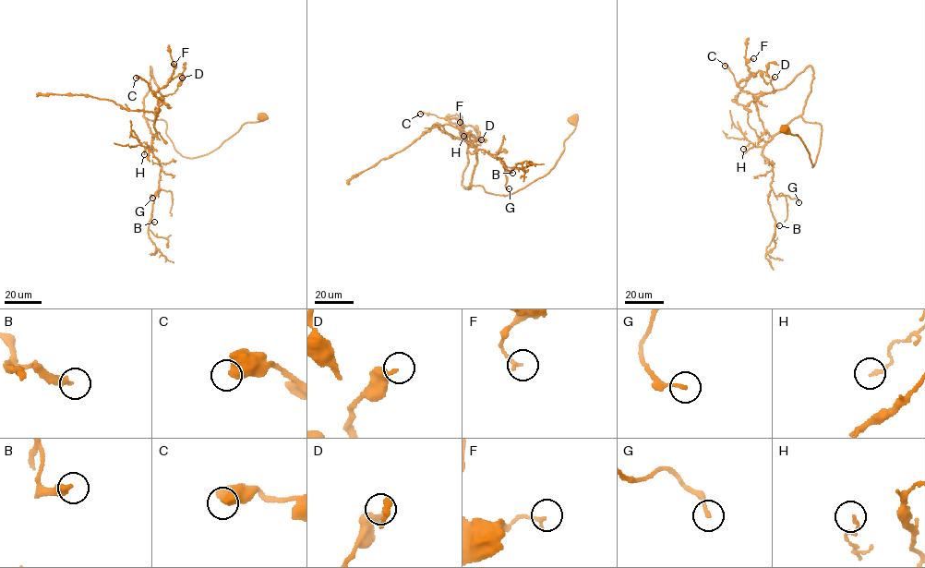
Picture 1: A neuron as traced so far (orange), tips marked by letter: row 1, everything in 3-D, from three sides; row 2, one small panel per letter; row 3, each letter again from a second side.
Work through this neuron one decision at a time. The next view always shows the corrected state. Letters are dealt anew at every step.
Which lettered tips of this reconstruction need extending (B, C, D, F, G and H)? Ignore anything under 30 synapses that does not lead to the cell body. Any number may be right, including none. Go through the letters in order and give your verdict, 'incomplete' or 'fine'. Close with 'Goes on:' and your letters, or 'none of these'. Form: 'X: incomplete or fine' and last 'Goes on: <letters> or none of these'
B: fine
C: fine
D: fine
F: fine
G: fine
H: fine
Goes on: none of these

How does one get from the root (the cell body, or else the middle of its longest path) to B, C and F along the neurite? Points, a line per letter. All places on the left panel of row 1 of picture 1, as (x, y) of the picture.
B: (263, 116), (193, 158), (175, 150), (163, 120), (144, 116), (161, 167), (154, 222)
C: (263, 116), (209, 153), (184, 157), (165, 122), (144, 116), (152, 138), (162, 99), (136, 78)
F: (263, 116), (209, 153), (184, 157), (165, 122), (144, 116), (152, 138), (162, 99), (155, 93), (174, 64)

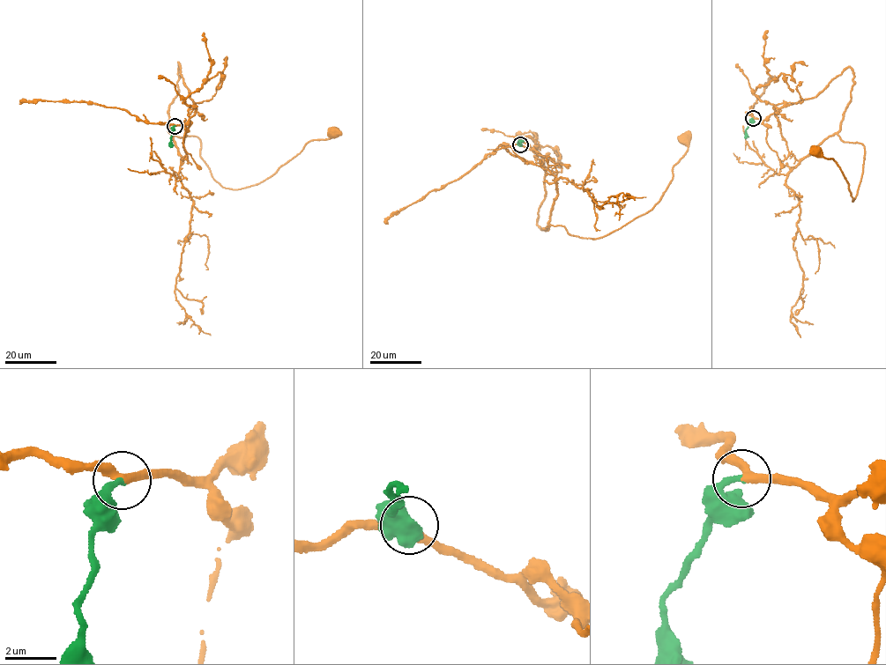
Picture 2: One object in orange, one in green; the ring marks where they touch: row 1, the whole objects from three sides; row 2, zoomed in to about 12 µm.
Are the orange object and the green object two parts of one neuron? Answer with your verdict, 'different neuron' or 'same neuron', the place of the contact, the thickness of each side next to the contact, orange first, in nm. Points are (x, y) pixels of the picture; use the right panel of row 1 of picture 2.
same neuron | (753, 118) | 320/240 nm

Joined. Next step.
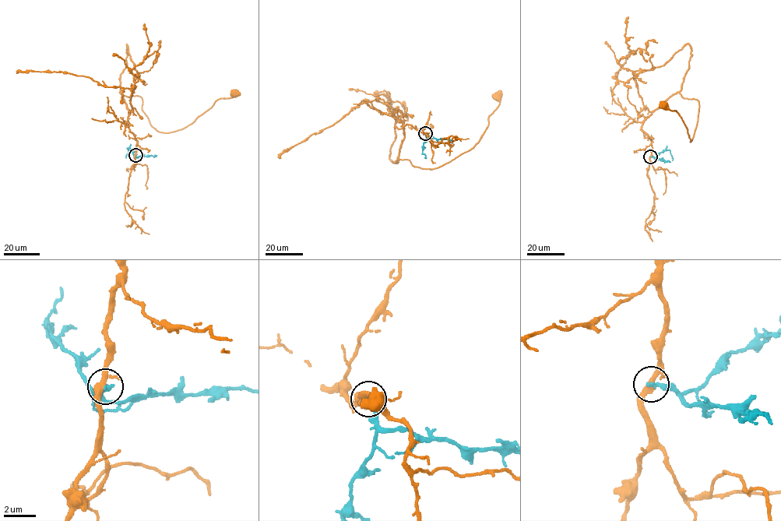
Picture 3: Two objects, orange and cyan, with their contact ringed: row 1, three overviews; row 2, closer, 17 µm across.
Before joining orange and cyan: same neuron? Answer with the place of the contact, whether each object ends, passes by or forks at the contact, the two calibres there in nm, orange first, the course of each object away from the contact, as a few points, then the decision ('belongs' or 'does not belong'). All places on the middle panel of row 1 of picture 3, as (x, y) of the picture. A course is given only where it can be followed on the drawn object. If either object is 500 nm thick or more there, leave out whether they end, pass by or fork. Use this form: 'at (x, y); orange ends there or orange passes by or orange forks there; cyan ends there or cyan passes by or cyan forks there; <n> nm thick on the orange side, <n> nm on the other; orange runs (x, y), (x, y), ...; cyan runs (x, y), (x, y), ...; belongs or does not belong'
at (425, 133); orange forks there; cyan ends there; 320 nm thick on the orange side, 280 nm on the other; orange runs (425, 133), (404, 125), (399, 158), (407, 160), (416, 167), (432, 169), (473, 148), (498, 105), (498, 96); cyan runs (425, 133), (422, 153), (426, 157); does not belong

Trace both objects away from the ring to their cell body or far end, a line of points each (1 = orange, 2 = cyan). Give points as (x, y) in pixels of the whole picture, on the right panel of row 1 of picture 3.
1: (650, 156), (642, 121), (670, 96), (698, 100), (694, 131), (691, 142), (680, 117), (664, 105)
2: (650, 156), (656, 157), (659, 153), (670, 150), (672, 160)

